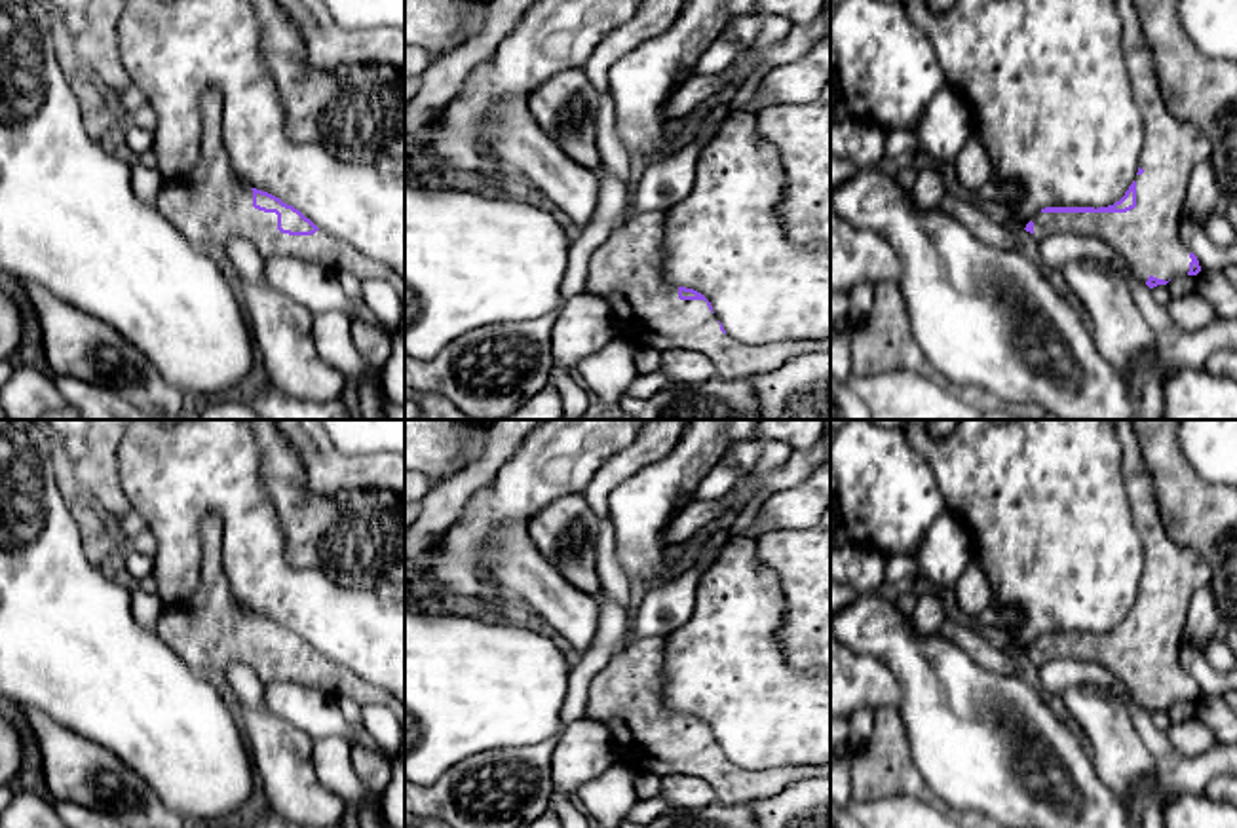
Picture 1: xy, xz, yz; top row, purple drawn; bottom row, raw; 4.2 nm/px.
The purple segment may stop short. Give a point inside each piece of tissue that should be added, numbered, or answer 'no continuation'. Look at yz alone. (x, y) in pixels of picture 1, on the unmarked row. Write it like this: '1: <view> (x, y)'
1: yz (1148, 661)

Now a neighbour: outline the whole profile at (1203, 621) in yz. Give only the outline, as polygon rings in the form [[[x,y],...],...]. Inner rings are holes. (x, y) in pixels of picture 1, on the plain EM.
[[[1203,585],[1193,593],[1184,627],[1184,642],[1205,651],[1207,642],[1216,636],[1218,630],[1220,613],[1216,610],[1216,596],[1210,585]]]

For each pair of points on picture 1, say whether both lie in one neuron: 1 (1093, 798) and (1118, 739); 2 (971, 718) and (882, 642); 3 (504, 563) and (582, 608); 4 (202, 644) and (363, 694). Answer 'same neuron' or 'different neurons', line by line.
1: different neurons
2: same neuron
3: same neuron
4: same neuron

